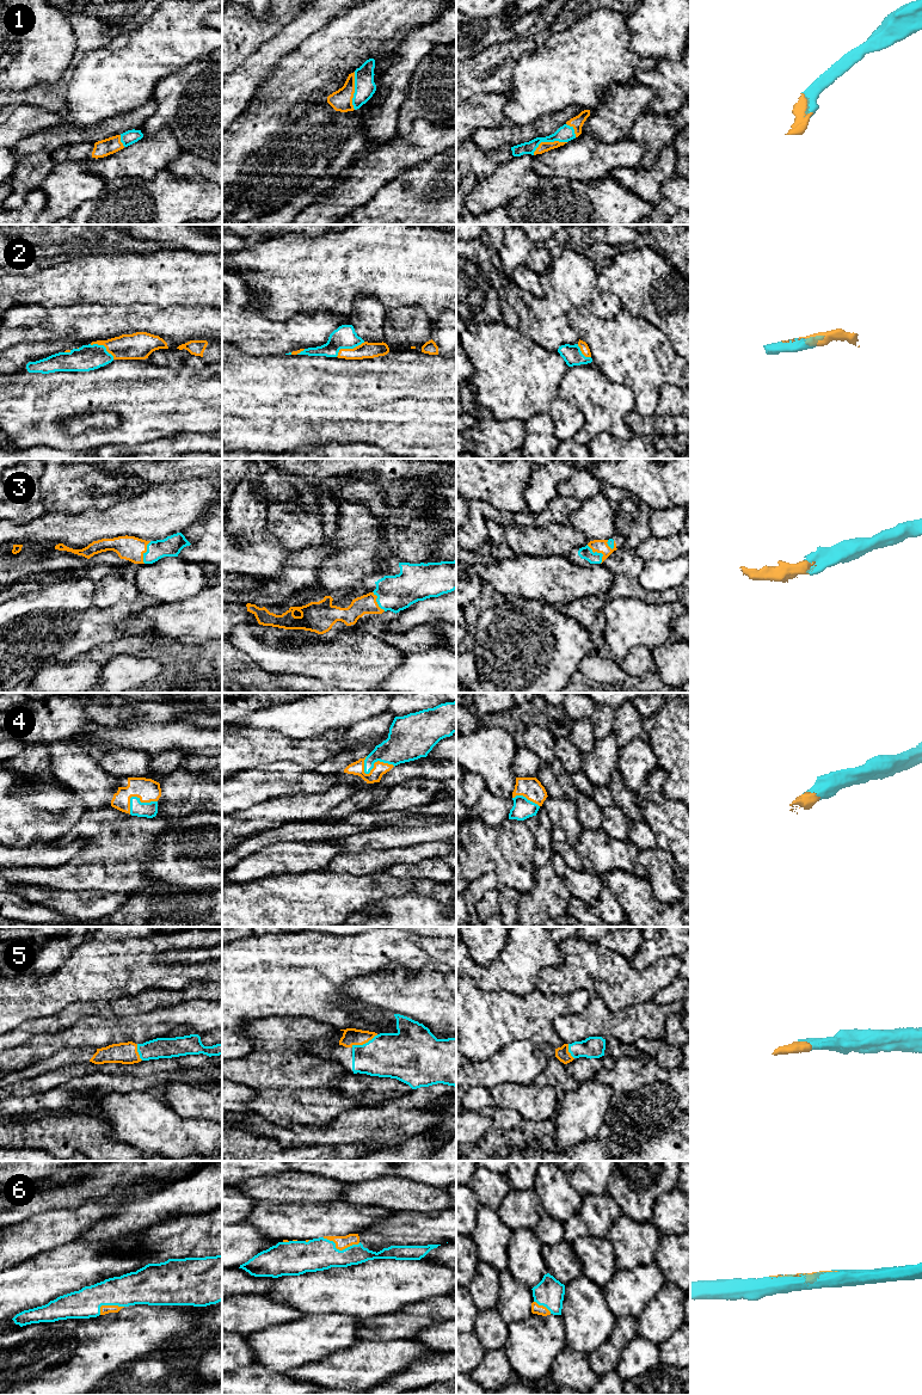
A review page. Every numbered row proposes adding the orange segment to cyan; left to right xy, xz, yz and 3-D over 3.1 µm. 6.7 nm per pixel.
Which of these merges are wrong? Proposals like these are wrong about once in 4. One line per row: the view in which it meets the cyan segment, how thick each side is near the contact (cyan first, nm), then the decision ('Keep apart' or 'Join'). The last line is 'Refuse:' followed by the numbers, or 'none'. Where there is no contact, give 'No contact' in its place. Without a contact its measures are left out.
1: Touches cyan in yz. Thickness 110 nm (cyan) against 70 nm. Join
2: Touches cyan in xz. Thickness 160 nm (cyan) against 110 nm. Join
3: Touches cyan in yz. Thickness 90 nm (cyan) against 90 nm. Join
4: Touches cyan in xz. Thickness 220 nm (cyan) against 100 nm. Join
5: Touches cyan in xz. Thickness 320 nm (cyan) against 110 nm. Join
6: Touches cyan in xz. Thickness 220 nm (cyan) against 90 nm. Join
Refuse: none

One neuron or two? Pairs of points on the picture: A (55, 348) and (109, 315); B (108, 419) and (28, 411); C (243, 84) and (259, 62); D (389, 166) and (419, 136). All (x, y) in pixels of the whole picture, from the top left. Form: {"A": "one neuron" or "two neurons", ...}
{"A": "two neurons", "B": "two neurons", "C": "one neuron", "D": "one neuron"}

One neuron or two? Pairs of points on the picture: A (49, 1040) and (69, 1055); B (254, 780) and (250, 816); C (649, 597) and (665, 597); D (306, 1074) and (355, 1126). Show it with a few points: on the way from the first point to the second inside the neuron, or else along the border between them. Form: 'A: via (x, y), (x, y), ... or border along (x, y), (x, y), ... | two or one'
A: border along (61, 1048), (50, 1056) | two
B: border along (277, 796), (234, 812) | two
C: via (652, 597), (662, 597) | one
D: border along (360, 1107), (339, 1114), (325, 1125), (317, 1125) | two

